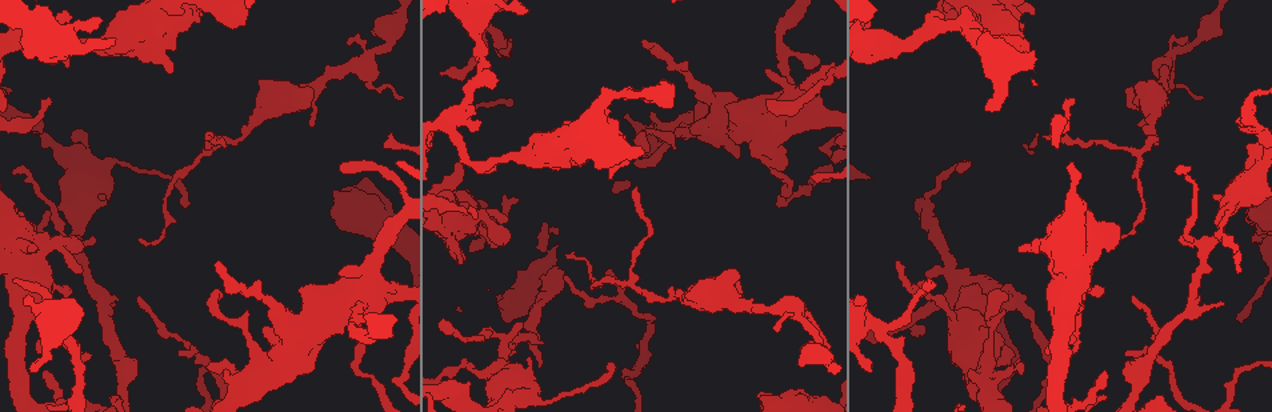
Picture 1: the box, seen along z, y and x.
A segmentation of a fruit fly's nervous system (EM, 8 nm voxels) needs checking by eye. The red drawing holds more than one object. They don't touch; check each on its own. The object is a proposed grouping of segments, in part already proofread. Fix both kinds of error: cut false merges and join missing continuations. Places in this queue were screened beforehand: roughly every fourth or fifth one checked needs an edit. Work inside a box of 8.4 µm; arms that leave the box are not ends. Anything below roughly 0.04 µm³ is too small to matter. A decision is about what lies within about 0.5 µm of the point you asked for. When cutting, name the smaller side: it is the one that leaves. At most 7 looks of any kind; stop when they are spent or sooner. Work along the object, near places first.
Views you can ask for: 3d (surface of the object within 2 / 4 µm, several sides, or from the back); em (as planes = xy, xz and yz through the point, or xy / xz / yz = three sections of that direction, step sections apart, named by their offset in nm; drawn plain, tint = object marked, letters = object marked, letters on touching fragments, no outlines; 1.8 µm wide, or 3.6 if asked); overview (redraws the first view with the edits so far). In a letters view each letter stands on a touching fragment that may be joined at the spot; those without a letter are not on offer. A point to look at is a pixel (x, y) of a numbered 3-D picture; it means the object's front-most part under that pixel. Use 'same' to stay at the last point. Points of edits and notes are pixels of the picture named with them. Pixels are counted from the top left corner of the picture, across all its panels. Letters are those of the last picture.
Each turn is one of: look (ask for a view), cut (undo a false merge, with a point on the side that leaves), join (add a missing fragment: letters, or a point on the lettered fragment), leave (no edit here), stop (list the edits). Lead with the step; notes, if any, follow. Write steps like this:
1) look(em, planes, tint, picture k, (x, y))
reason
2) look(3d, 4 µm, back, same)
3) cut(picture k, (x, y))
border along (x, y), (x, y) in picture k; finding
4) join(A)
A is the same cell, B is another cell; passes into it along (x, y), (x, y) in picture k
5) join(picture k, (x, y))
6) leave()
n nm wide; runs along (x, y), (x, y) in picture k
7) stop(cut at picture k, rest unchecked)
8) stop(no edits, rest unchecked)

look(3d, 2 µm, back, picture 1, (112, 304))
free end

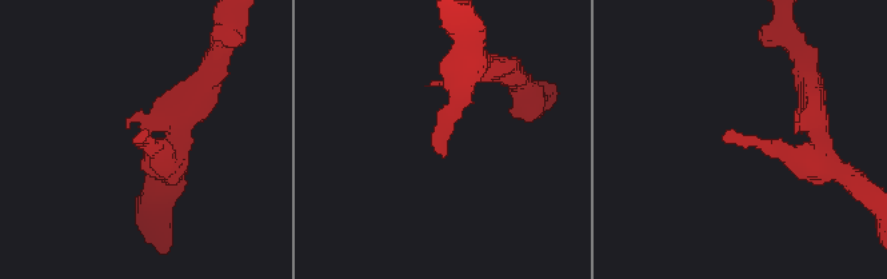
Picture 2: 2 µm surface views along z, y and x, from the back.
look(em, xz, step 8, letters, picture 2, (727, 136))

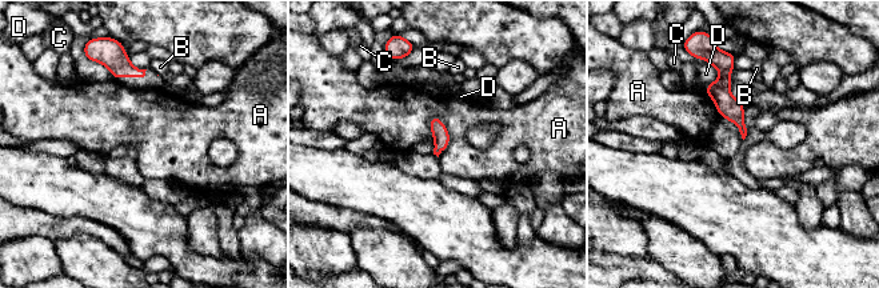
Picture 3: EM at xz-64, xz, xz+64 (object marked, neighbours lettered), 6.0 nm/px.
leave()
A touches over 260 nm; A, B, C and D are other cells; none of them fits

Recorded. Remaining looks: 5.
look(em, planes, letters, picture 1, (1220, 228))
a narrow waist

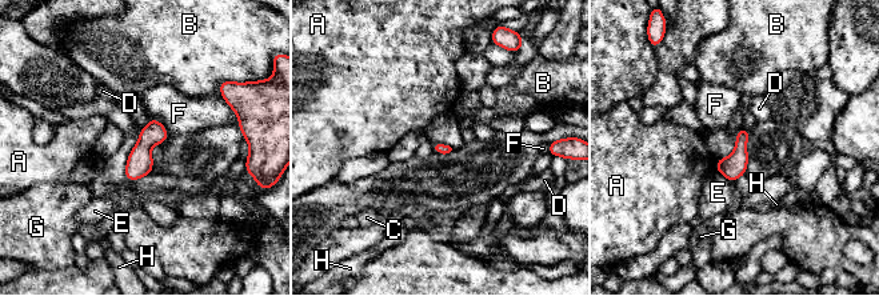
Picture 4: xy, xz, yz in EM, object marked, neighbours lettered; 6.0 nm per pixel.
leave()
60 nm wide; A, B, C, D, E, F, G and H are other cells; border along (718, 159), (714, 168) in picture 4; all the same neuron

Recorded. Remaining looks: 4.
look(em, planes, plain, picture 1, (738, 282))
tapers out

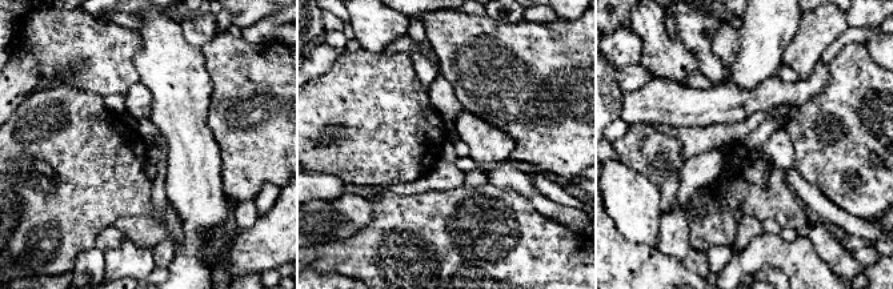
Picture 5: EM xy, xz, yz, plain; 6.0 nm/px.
look(em, planes, letters, same)

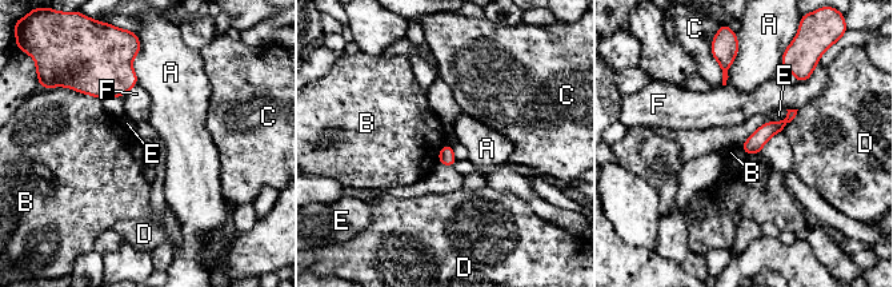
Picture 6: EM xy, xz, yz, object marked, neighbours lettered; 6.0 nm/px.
leave()
A touches over 200 nm; A, B, C, D, E and F are other cells; none of them fits

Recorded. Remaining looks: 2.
stop(no edits, rest unchecked)

